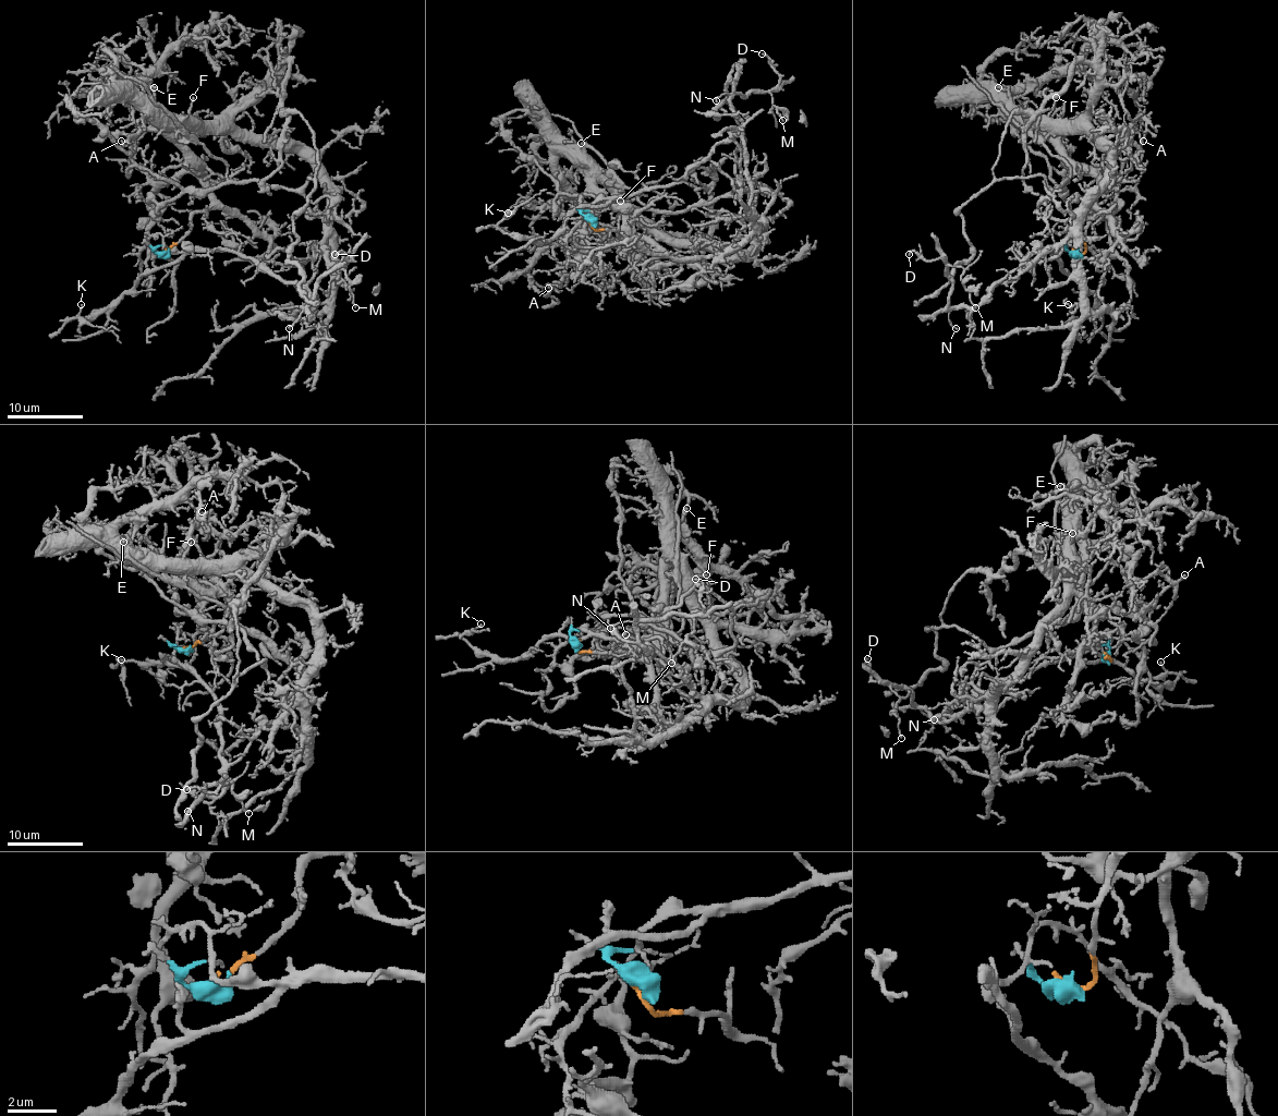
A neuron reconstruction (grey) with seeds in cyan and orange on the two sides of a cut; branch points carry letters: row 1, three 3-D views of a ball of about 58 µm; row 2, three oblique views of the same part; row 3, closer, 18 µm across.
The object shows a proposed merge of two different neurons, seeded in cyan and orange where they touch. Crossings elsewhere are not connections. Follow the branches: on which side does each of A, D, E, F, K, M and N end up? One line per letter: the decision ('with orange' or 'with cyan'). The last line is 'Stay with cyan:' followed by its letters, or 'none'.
A: with orange
D: with cyan
E: with orange
F: with orange
K: with cyan
M: with cyan
N: with cyan
Stay with cyan: D, K, M, N

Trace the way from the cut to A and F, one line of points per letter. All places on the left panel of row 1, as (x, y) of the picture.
A: (162, 253), (210, 204), (210, 191), (161, 113), (157, 119), (174, 129), (147, 129), (131, 145), (121, 140)
F: (162, 253), (185, 234), (191, 217), (210, 204), (198, 162), (169, 129), (187, 116), (193, 96)

